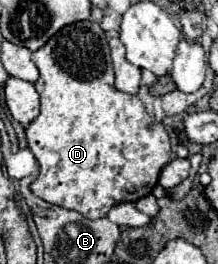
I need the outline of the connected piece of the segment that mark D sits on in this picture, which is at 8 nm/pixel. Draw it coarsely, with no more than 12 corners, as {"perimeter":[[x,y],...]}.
{"perimeter":[[91,20],[33,52],[31,192],[99,220],[157,186],[165,126]]}

